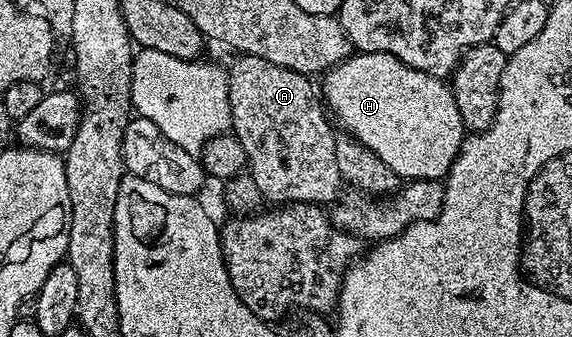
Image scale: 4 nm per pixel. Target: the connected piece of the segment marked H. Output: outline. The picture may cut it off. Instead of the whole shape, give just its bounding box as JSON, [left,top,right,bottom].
[323,53,466,180]

